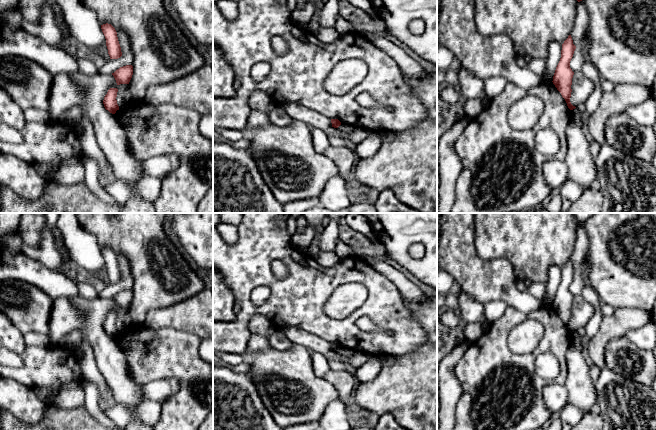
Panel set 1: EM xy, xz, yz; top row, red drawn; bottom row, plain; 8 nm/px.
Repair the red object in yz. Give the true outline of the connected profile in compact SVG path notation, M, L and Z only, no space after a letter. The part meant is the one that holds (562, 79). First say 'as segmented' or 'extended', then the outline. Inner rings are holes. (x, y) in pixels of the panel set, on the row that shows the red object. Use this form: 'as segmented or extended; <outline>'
extended; M571 35L562 44L561 58L556 67L553 84L565 99L568 108L571 110L572 120L582 128L581 112L571 104L571 85L574 72L570 68L570 61L573 57L576 46L573 44Z

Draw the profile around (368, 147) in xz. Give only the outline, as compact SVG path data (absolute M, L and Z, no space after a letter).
M372 132L365 140L356 145L354 151L358 159L370 158L380 148L382 142L377 132Z

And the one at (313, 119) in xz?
M273 103L273 106L281 108L290 118L304 122L310 128L318 128L326 132L332 127L331 119L319 112L295 103Z

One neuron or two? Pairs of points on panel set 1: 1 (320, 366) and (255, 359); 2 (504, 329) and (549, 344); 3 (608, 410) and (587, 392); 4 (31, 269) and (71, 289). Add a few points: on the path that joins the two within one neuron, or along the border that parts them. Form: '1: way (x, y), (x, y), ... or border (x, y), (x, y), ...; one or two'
1: border (309, 352), (312, 371), (318, 377), (323, 378); two
2: way (520, 317), (539, 316), (549, 328); one
3: border (594, 384), (596, 402); two
4: way (41, 276), (55, 285), (61, 286); one

